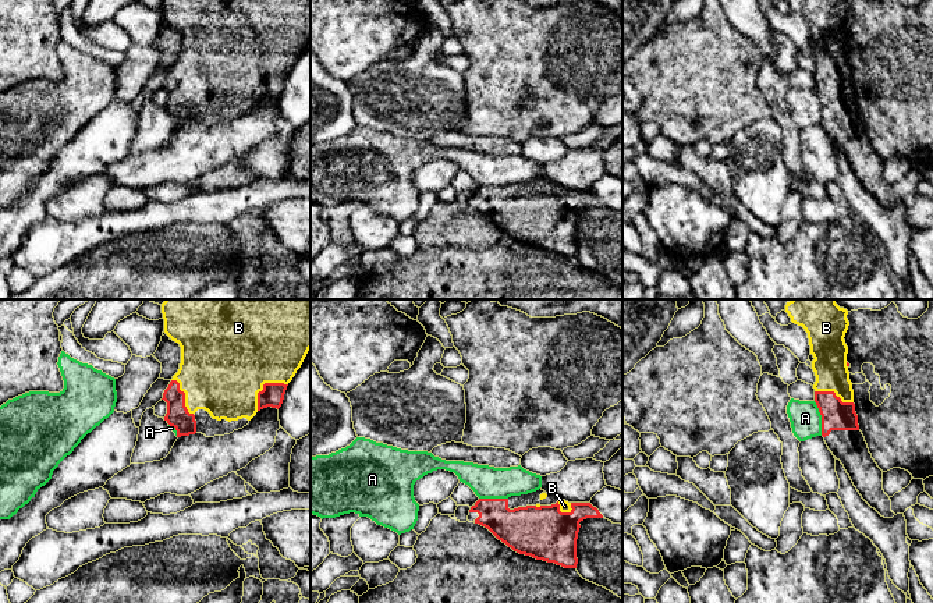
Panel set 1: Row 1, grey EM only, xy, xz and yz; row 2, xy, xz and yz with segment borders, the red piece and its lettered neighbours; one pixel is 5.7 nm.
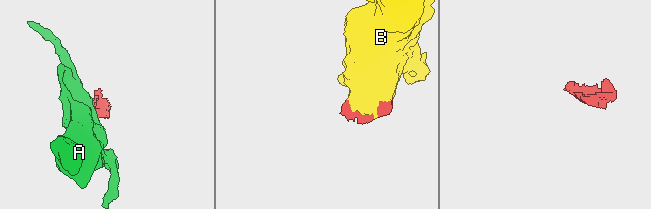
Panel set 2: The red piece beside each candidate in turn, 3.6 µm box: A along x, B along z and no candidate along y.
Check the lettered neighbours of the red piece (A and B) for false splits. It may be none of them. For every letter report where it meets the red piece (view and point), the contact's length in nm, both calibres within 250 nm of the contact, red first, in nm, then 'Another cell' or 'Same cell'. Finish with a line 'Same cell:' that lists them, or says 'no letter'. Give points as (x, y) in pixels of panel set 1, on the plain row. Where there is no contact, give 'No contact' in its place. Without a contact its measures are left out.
A: Touches red at yz (822, 106). Shared border 200 nm. Thickness 180 nm (red) against 180 nm. Another cell
B: Touches red at xy (263, 74). Shared border 240 nm. Thickness 130 nm (red) against 480 nm. Same cell
Same cell: B

